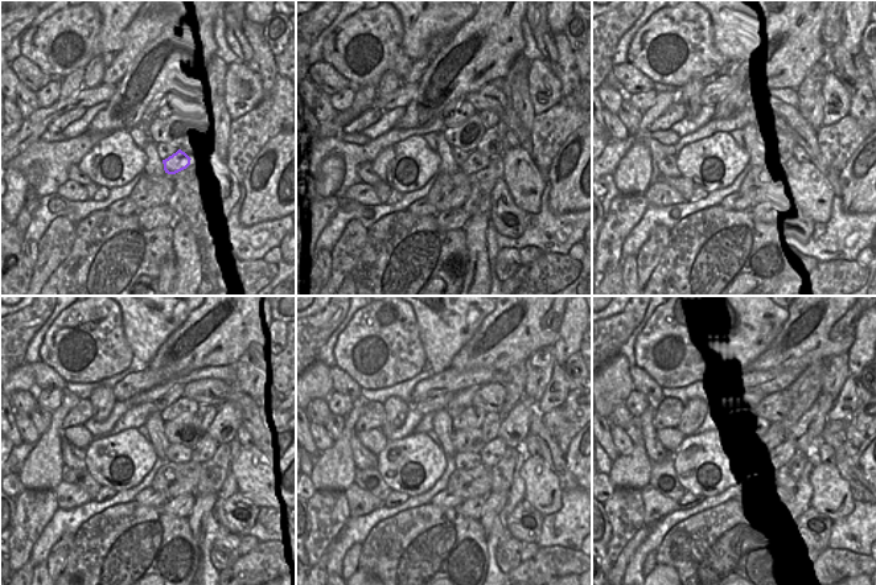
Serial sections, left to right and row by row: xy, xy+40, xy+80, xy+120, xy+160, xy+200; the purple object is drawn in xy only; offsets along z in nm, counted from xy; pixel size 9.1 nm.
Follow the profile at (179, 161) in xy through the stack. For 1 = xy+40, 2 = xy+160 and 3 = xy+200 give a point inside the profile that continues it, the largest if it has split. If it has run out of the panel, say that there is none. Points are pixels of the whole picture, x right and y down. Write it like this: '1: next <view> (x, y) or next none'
1: next xy+40 (476, 161)
2: next xy+160 (494, 450)
3: next xy+200 (788, 453)

